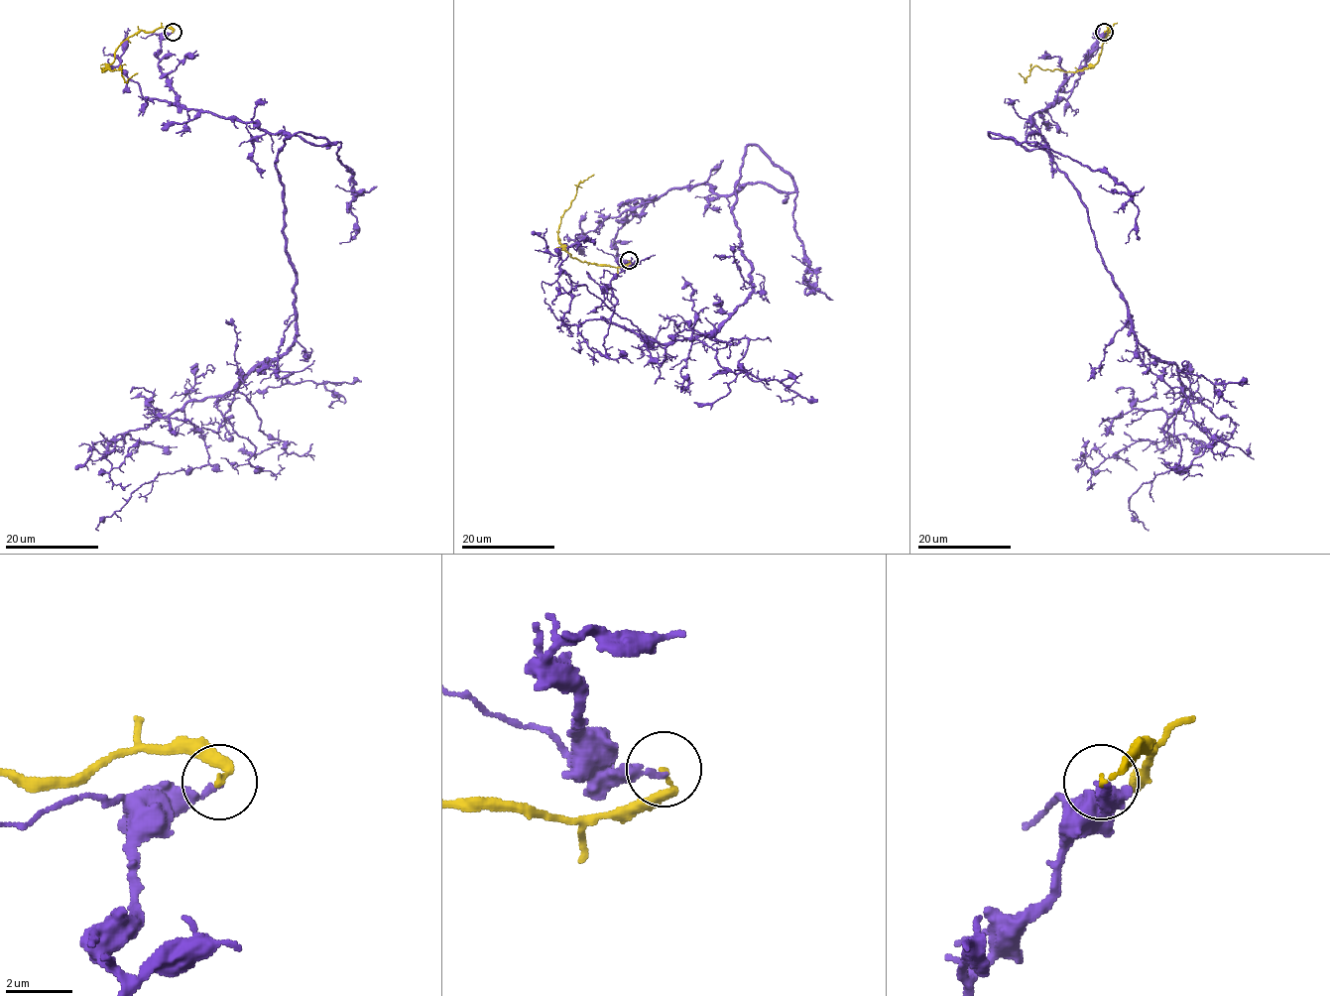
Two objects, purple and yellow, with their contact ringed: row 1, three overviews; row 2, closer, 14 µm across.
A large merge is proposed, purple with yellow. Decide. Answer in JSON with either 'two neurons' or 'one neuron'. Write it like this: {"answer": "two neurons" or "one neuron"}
{"answer": "two neurons"}

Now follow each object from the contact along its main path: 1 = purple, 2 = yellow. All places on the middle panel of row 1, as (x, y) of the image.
1: (629, 261), (673, 188), (794, 182), (747, 147), (753, 294), (641, 336), (661, 366), (586, 286), (554, 304)
2: (629, 260), (620, 267), (591, 264), (574, 259), (560, 242), (560, 220), (577, 186), (594, 175)

